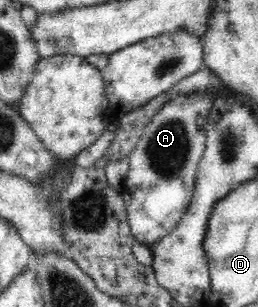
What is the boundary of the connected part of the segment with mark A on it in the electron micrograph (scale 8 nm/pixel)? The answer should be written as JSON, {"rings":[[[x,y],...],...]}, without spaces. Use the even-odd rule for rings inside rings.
{"rings":[[[196,92],[193,94],[180,94],[172,98],[168,103],[165,103],[158,113],[149,121],[149,124],[144,128],[142,137],[134,151],[130,153],[127,171],[127,177],[124,180],[124,190],[122,191],[123,198],[126,206],[127,219],[133,238],[137,243],[142,245],[152,246],[158,240],[168,236],[170,231],[158,233],[154,231],[154,219],[148,213],[148,193],[154,191],[154,187],[158,185],[158,181],[170,181],[172,177],[180,177],[182,181],[196,181],[196,171],[202,159],[206,143],[206,121],[208,121],[208,113],[217,99],[214,92]]]}

